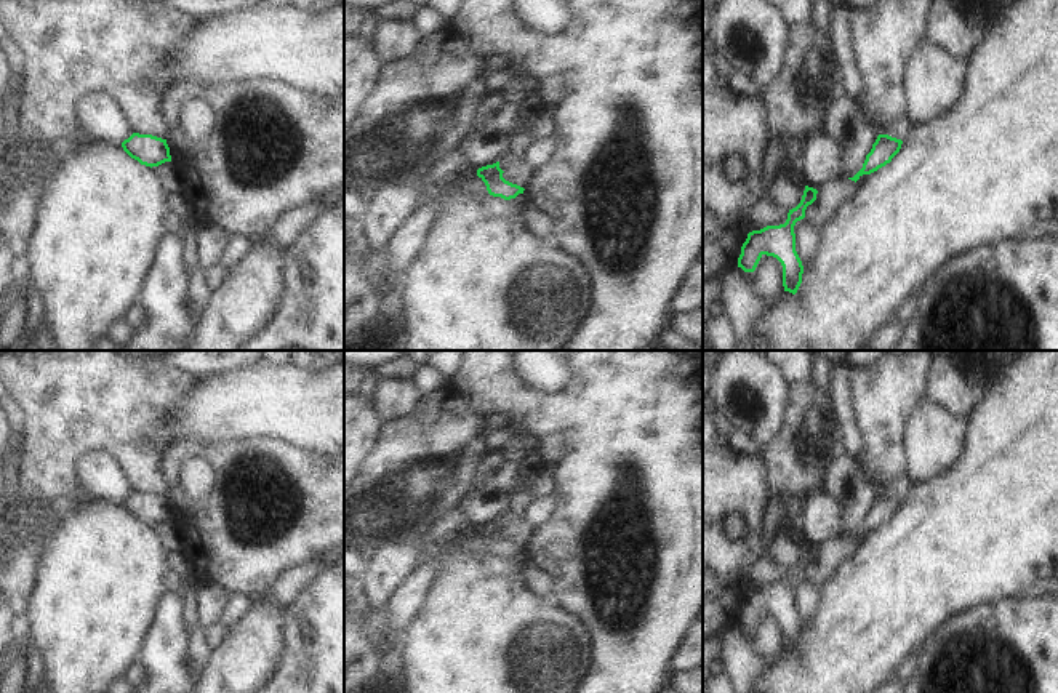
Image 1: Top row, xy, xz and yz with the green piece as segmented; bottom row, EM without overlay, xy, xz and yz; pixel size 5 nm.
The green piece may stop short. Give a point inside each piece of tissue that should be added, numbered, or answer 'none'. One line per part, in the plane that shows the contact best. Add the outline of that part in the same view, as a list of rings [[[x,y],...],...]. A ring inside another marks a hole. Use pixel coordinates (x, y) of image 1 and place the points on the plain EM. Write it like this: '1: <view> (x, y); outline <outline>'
none

